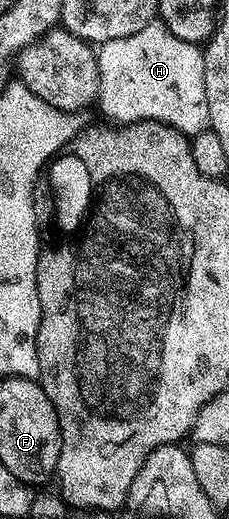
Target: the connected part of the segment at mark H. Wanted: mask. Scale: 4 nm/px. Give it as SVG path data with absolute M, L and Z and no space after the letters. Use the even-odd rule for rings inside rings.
M151 23L140 27L140 31L136 31L127 37L117 37L111 41L101 42L97 46L98 55L98 99L97 108L102 108L102 113L107 117L107 122L117 123L119 126L133 125L135 122L158 122L161 125L170 126L178 130L179 133L187 135L198 135L207 128L210 116L208 115L208 103L206 102L206 92L204 91L204 59L202 58L203 50L194 46L193 40L181 41L180 38L172 35L166 30L165 25L161 23Z

